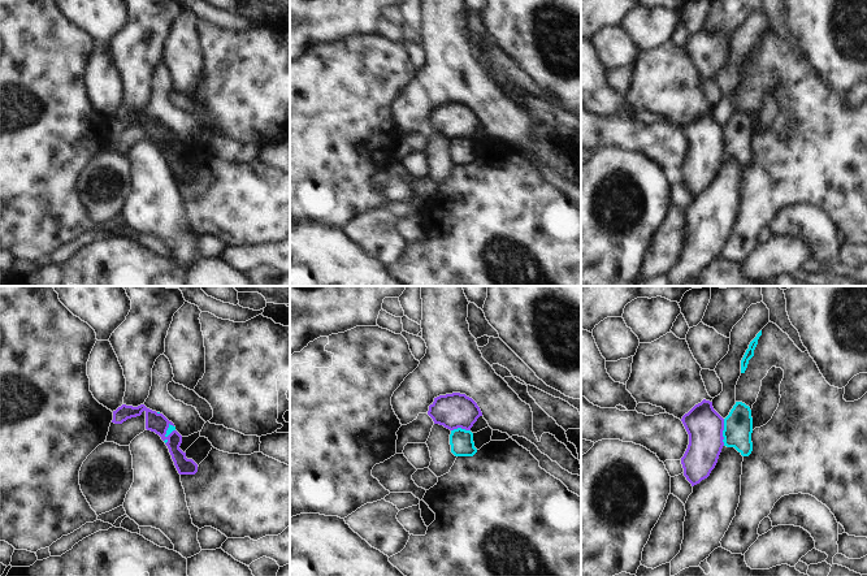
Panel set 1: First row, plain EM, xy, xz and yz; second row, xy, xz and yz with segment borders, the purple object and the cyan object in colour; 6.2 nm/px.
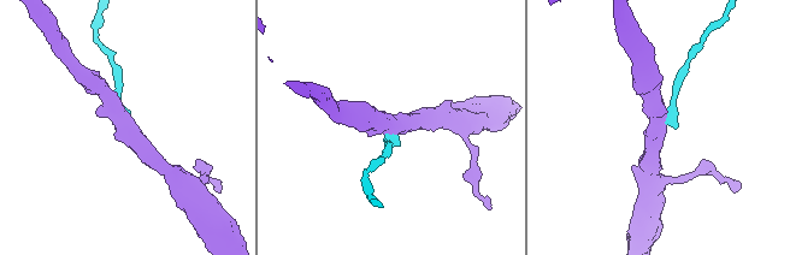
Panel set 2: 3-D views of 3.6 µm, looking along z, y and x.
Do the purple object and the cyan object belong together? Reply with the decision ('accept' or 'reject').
reject

